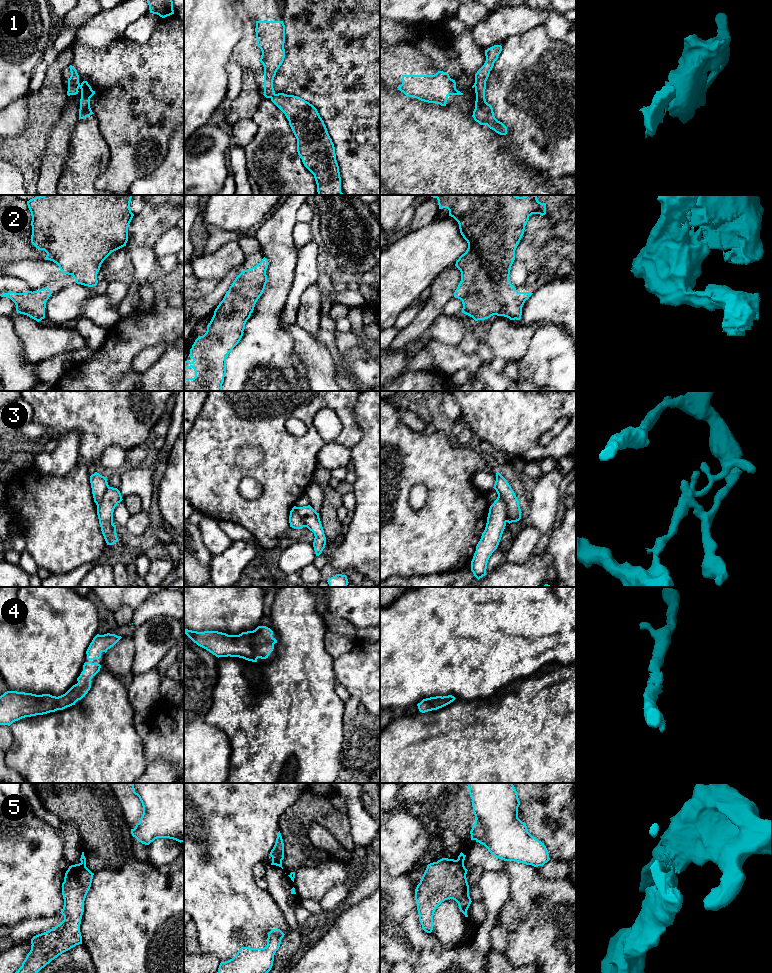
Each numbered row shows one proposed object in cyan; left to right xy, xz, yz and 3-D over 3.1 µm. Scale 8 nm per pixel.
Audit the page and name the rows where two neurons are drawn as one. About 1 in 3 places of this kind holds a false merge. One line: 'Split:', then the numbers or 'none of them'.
Split: 1, 3, 5

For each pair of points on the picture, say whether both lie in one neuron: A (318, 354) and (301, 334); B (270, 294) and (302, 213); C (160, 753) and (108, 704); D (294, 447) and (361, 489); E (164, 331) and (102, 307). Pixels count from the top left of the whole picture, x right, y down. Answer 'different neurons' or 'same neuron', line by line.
A: same neuron
B: different neurons
C: different neurons
D: different neurons
E: different neurons

